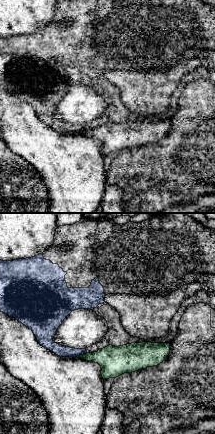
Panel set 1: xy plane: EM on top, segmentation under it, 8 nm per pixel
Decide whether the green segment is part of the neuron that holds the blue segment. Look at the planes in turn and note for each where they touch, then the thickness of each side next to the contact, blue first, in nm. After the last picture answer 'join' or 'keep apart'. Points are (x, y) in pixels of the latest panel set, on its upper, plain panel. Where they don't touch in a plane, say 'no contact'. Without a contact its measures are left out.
meets blue at (80, 130); 90 nm thick on the blue side, 200 nm on the other

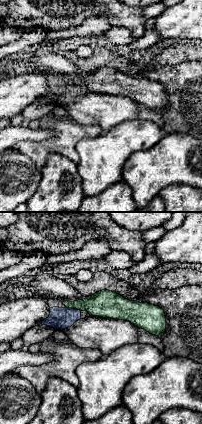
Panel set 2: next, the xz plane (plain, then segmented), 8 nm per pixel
meets blue at (73, 85); 180 nm thick on the blue side, 200 nm on the other

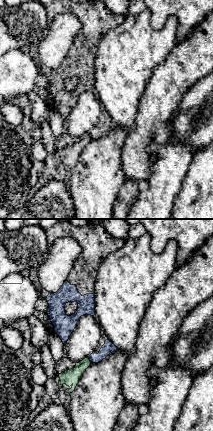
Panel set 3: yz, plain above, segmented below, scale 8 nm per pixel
meets blue at (90, 136); 90 nm thick on the blue side, 120 nm on the other

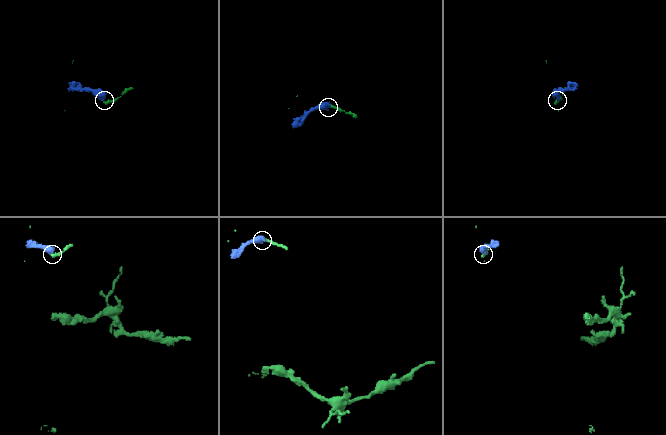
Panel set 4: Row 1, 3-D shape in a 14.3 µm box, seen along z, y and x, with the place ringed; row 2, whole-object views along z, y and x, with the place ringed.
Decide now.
keep apart

